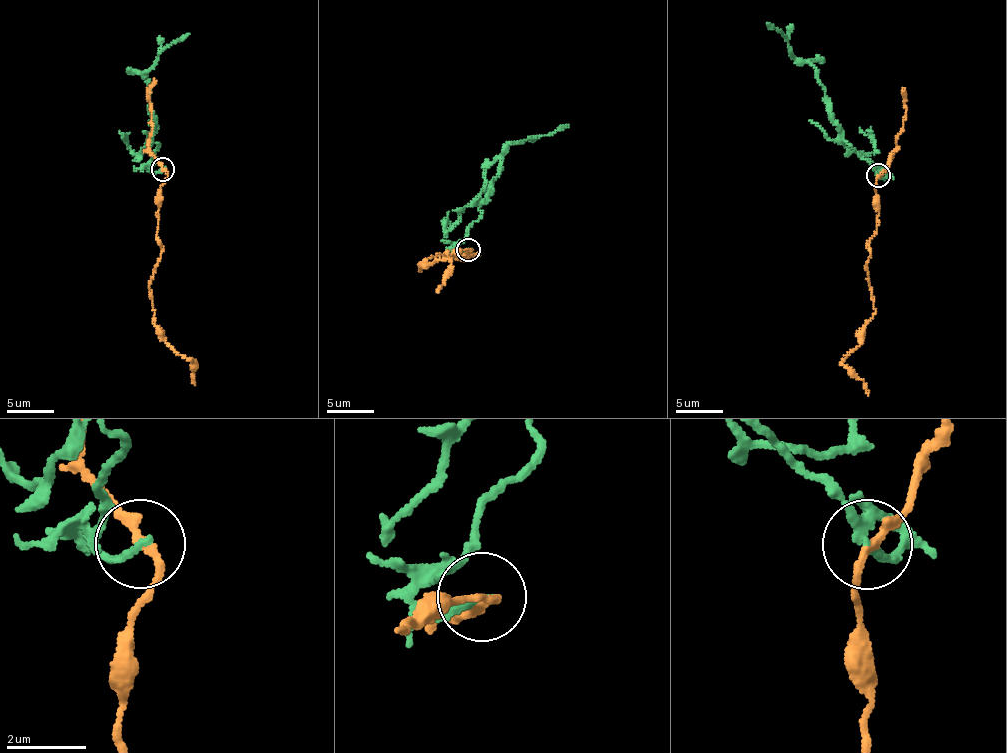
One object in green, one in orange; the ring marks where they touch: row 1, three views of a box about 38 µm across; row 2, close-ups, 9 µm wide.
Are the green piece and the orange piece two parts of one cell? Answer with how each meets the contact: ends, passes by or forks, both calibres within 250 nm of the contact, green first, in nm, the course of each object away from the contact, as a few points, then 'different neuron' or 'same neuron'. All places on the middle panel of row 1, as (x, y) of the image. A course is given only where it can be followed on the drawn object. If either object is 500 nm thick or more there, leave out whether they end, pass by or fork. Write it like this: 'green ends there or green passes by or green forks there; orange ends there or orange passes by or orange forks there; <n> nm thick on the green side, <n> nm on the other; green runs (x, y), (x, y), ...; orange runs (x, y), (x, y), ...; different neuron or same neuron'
green ends there; orange passes by; 190 nm thick on the green side, 220 nm on the other; green runs (469, 249), (461, 254), (453, 250), (465, 240), (500, 170), (503, 152), (511, 144), (568, 125); orange runs (469, 249), (420, 264), (419, 271), (420, 266), (447, 258), (448, 277), (438, 292); different neuron

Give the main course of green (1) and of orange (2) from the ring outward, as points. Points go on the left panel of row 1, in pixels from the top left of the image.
1: (163, 169), (158, 172), (148, 167), (154, 160), (156, 143), (148, 81), (143, 75), (165, 49), (189, 34)
2: (163, 169), (167, 178), (160, 187), (160, 258), (149, 296), (157, 330), (196, 366), (195, 385)

